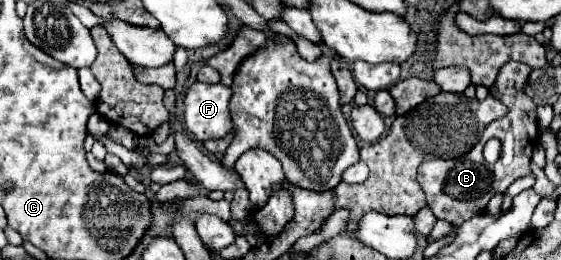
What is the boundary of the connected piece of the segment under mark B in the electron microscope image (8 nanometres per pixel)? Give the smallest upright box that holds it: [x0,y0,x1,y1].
[417,62,539,226]

